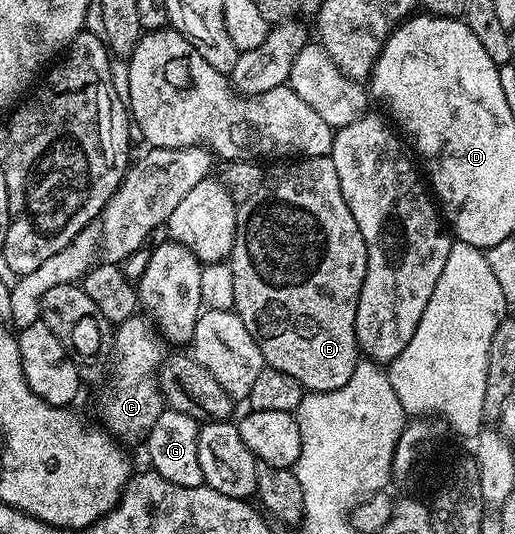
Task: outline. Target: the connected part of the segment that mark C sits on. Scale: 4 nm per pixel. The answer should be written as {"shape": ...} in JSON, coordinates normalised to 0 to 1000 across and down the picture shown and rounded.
{"shape":[[[268,586],[256,590],[247,601],[225,607],[219,663],[216,674],[219,727],[214,732],[200,734],[196,749],[188,755],[188,770],[196,775],[198,785],[194,785],[194,790],[204,805],[229,826],[245,826],[243,822],[280,824],[293,803],[293,796],[301,796],[301,788],[309,788],[309,781],[324,768],[309,715],[309,697],[324,670],[324,644],[313,633],[313,622],[297,610],[295,603],[280,588]]]}

